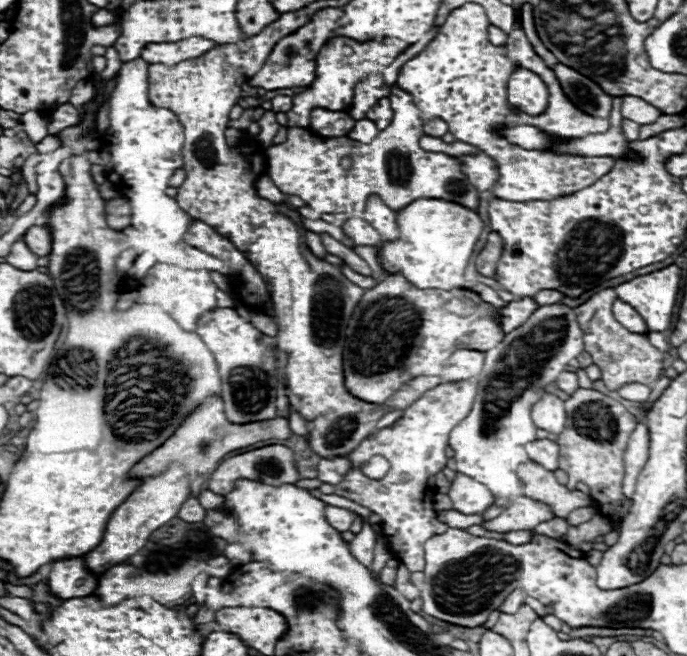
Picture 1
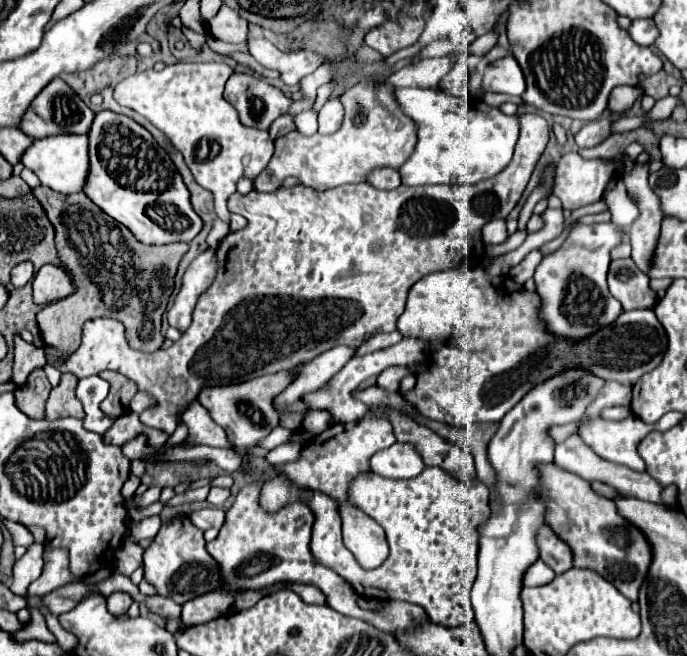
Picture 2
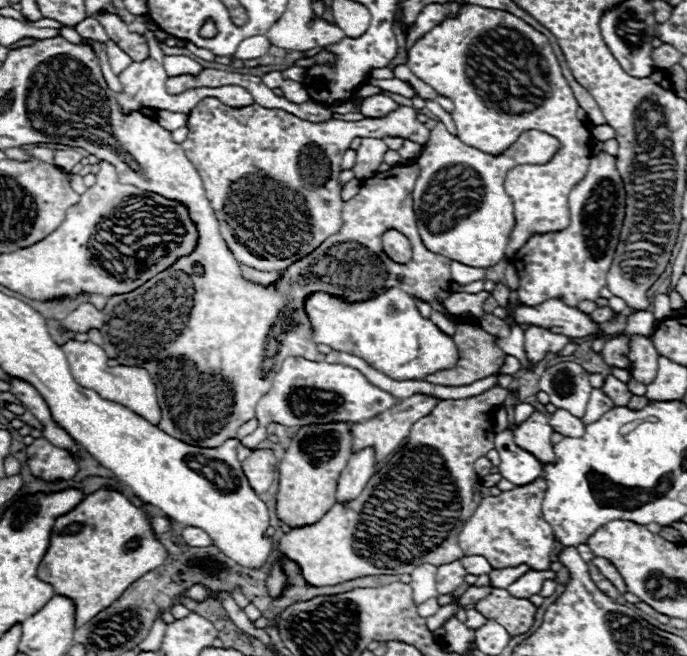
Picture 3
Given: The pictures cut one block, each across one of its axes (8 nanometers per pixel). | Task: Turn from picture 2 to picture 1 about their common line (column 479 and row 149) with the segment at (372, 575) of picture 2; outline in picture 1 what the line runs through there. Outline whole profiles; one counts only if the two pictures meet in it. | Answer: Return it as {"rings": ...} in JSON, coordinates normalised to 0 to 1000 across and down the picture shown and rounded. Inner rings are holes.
{"rings":[[[678,5],[655,18],[649,34],[638,43],[632,61],[606,88],[594,91],[585,101],[576,122],[579,134],[597,140],[617,183],[643,180],[664,213],[693,223],[725,250],[725,274],[716,287],[716,296],[722,302],[742,308],[806,305],[812,299],[824,299],[865,280],[870,271],[888,262],[897,244],[888,244],[888,238],[812,238],[798,229],[771,232],[725,207],[728,195],[769,189],[792,201],[803,201],[818,213],[847,213],[859,204],[885,201],[888,186],[853,177],[853,171],[841,171],[841,165],[824,152],[824,143],[805,107],[774,76],[760,43],[748,43],[748,49],[742,49],[737,70],[719,70],[710,61],[712,38],[703,11],[693,5]],[[751,101],[779,110],[795,128],[799,149],[792,174],[769,177],[751,165],[742,165],[737,152],[737,131]]]}

